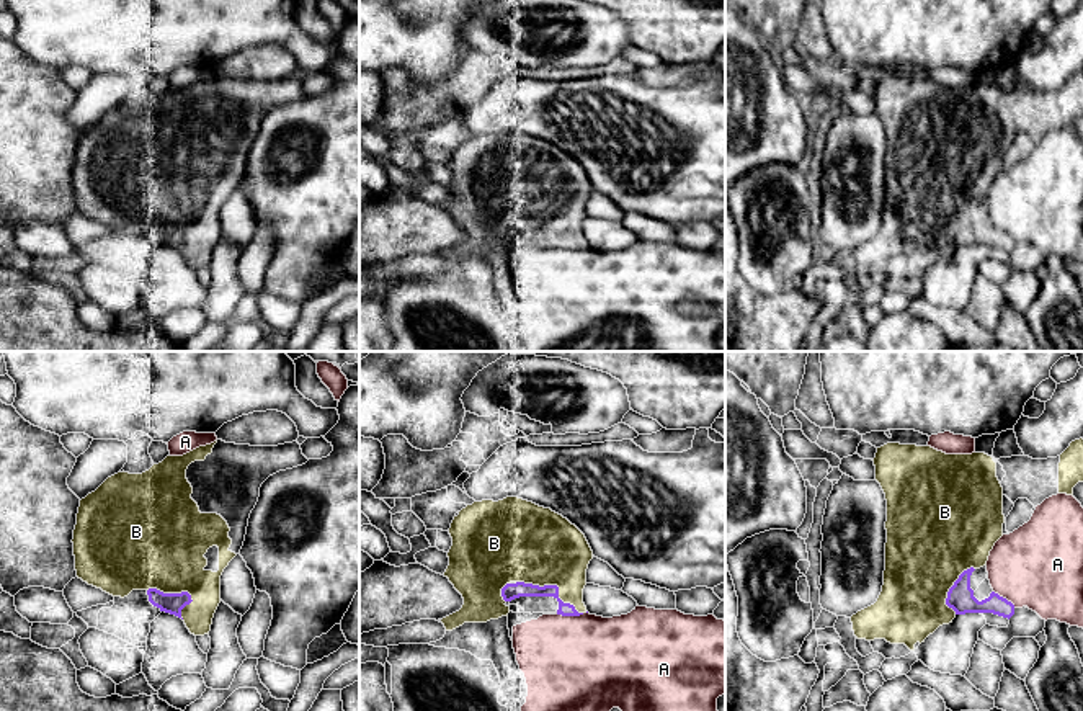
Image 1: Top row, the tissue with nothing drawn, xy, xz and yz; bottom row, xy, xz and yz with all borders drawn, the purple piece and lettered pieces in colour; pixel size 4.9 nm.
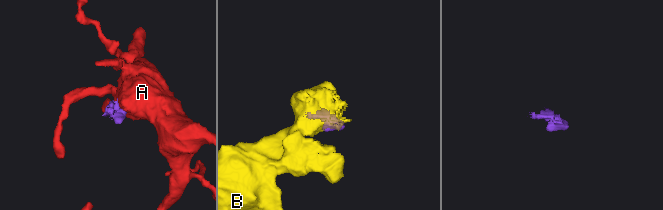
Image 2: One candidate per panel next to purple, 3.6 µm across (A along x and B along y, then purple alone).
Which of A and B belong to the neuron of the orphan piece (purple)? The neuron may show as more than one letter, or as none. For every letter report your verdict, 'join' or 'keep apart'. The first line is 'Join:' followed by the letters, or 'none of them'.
Join: B
A: keep apart
B: join

